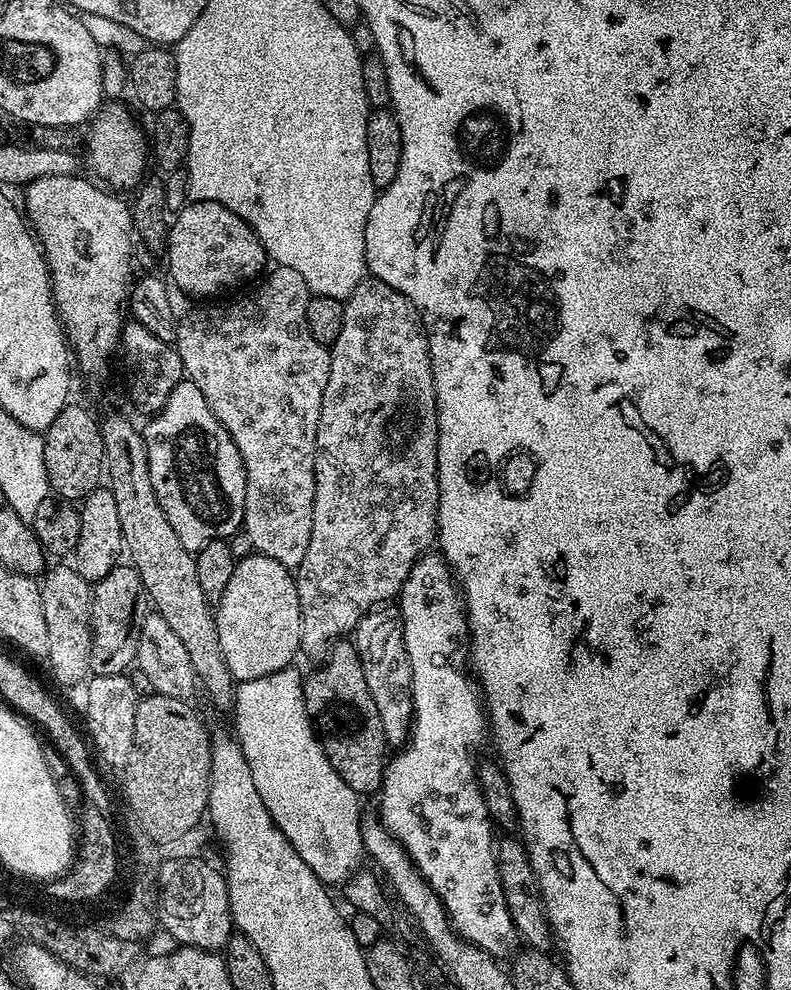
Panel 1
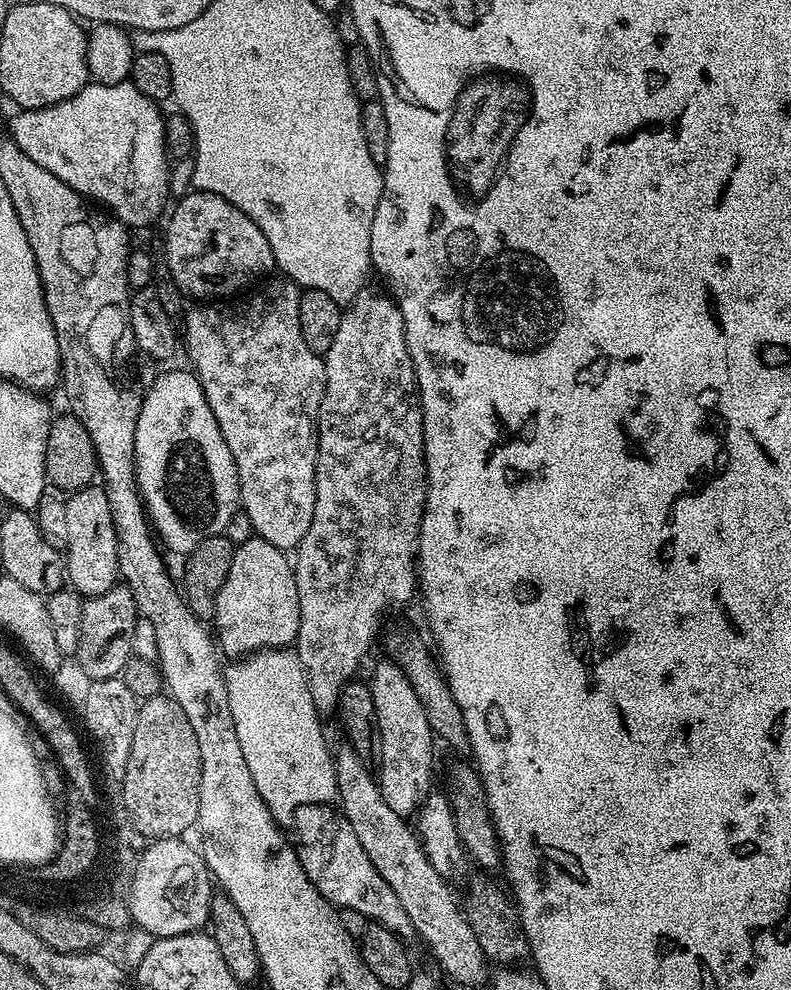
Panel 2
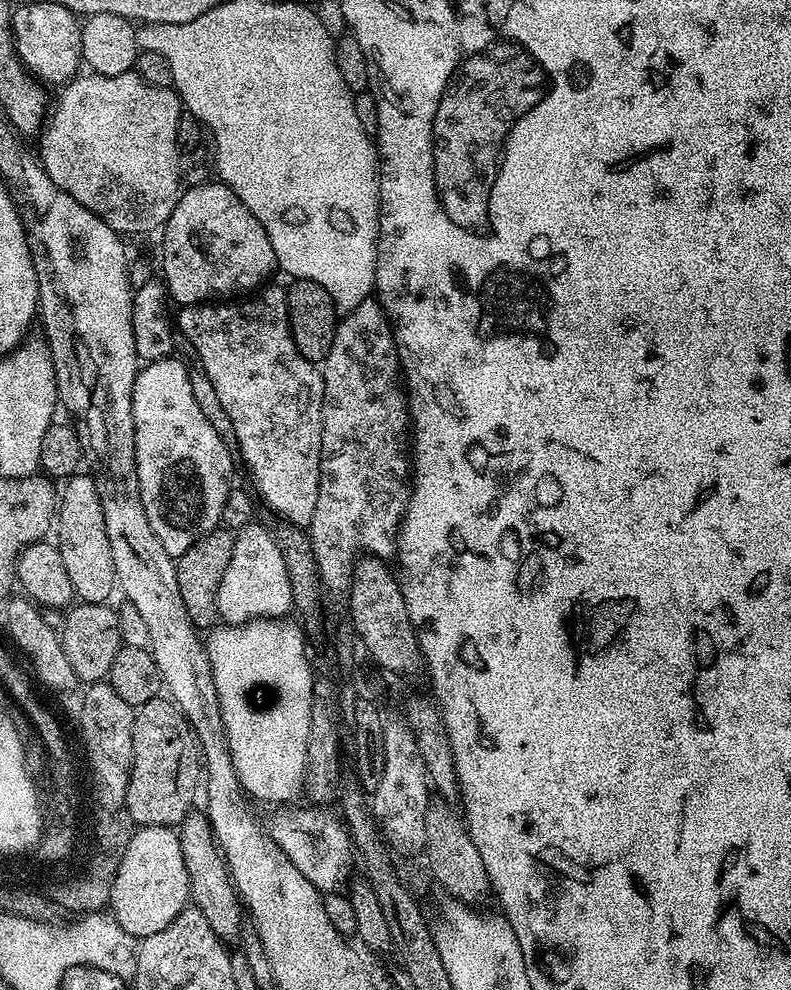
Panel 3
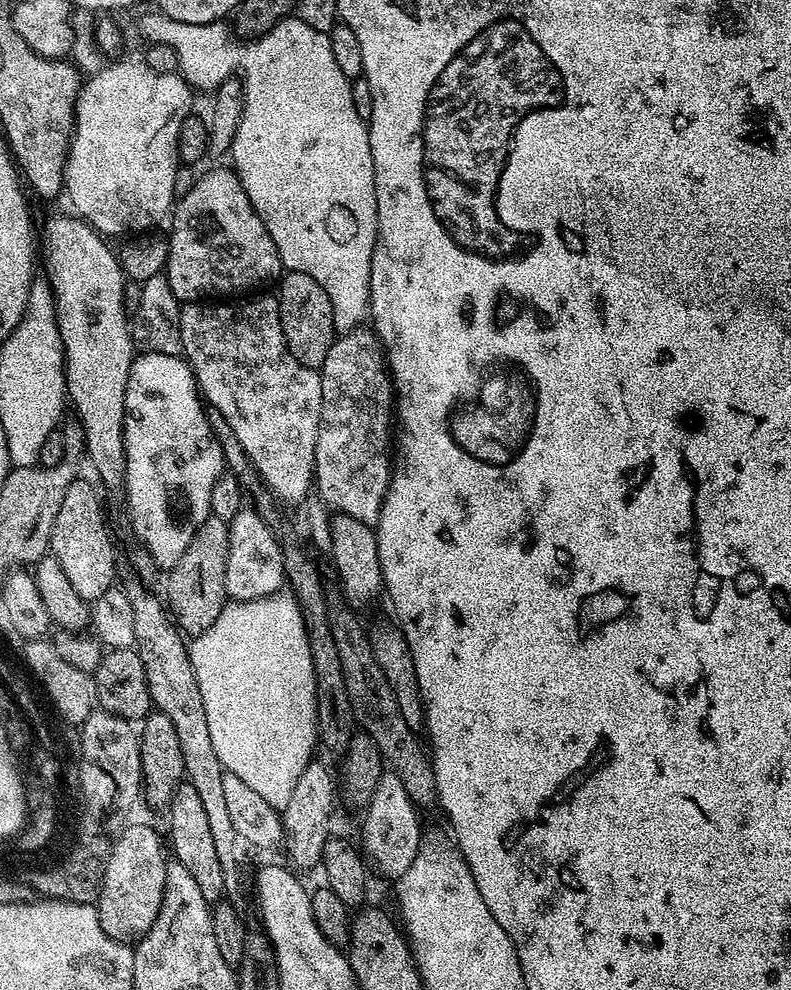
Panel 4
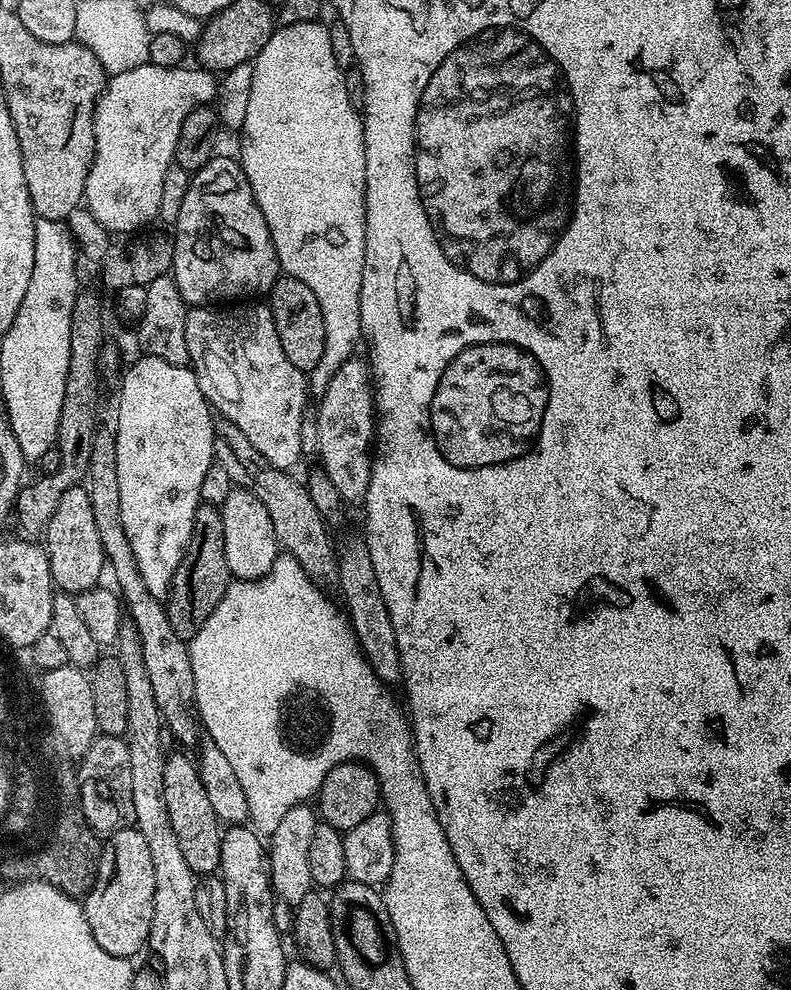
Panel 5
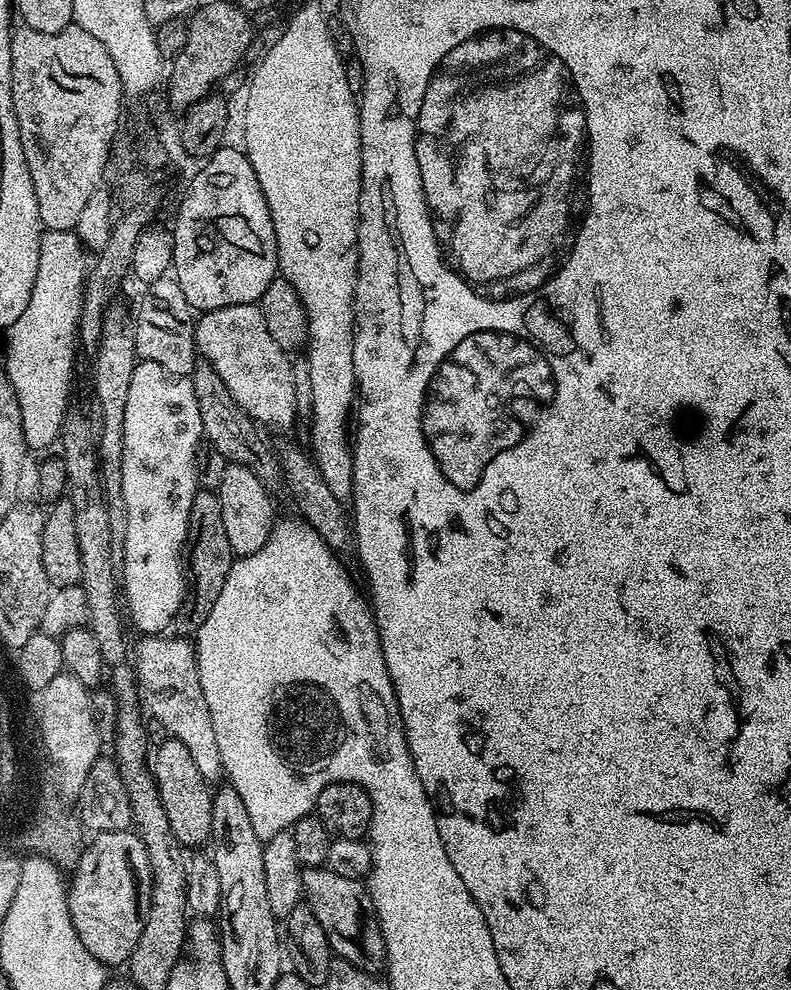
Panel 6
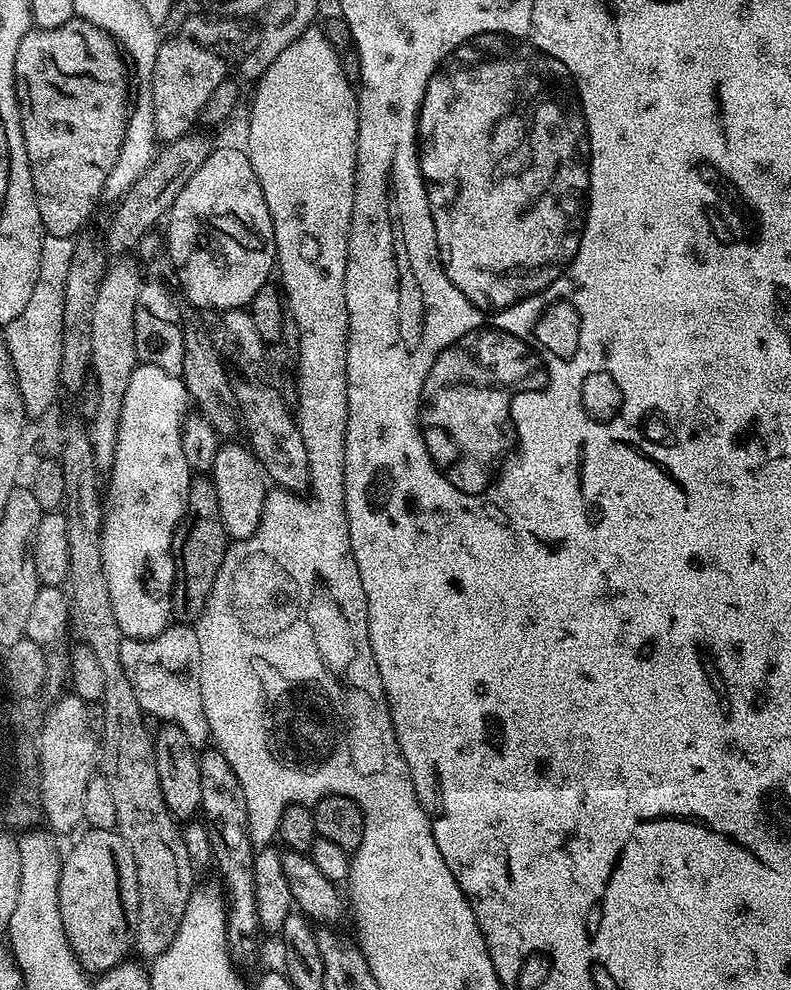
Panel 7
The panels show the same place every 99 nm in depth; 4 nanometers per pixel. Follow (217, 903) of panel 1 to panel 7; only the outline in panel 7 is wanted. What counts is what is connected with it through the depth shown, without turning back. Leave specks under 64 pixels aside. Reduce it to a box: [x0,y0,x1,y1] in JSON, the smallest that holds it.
[58,832,139,974]

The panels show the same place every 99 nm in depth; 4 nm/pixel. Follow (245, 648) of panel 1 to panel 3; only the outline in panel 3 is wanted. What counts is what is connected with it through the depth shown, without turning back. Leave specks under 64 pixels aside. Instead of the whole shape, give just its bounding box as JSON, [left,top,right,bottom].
[217,522,293,626]

